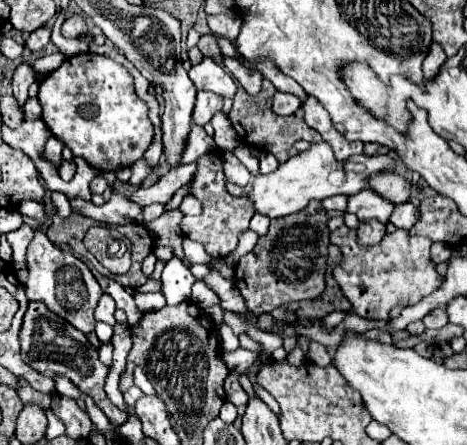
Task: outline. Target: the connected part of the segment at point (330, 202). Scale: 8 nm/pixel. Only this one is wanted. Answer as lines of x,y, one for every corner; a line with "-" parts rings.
336,195
336,197
328,197
322,201
326,209
338,209
338,211
346,211
346,203
348,203
348,197
344,195

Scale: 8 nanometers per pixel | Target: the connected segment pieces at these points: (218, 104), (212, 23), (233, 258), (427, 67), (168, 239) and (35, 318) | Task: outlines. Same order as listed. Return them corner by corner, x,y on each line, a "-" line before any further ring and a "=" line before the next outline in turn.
200,91
198,97
196,97
192,121
194,121
196,125
206,125
218,109
222,109
222,97
220,97
220,95
206,93
206,91
=
226,13
226,15
208,15
208,27
214,33
220,33
224,37
228,37
230,41
238,37
242,19
236,13
=
246,229
246,231
240,235
240,245
238,245
238,249
236,249
232,255
228,255
226,261
234,267
236,261
238,261
242,255
246,255
250,249
254,249
256,241
258,241
258,233
252,231
252,229
=
432,43
430,53
428,53
428,57
424,59
424,63
422,63
424,79
426,79
426,81
434,79
434,75
438,75
438,71
440,71
440,67
442,67
444,61
446,61
446,55
444,55
442,47
440,47
438,43
=
172,209
166,211
162,217
158,217
152,223
146,223
146,229
150,231
152,239
156,245
166,245
174,249
174,255
184,259
184,251
182,247
182,229
180,229
180,221
182,221
184,213
180,209
=
30,301
28,311
24,315
22,329
20,329
20,345
22,345
22,359
32,369
40,371
46,377
66,375
84,395
90,395
94,399
94,403
106,413
106,417
114,425
120,425
126,421
128,413
120,411
116,405
112,405
104,393
104,381
106,381
110,367
100,361
98,349
86,339
86,335
82,331
78,331
76,327
70,327
70,323
66,323
62,317
54,315
44,303

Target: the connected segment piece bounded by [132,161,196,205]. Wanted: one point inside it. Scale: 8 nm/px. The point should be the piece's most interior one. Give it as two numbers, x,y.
165,187

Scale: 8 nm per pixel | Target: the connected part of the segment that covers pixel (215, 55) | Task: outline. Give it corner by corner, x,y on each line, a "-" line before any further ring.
202,35
200,41
198,41
198,49
200,49
200,53
204,57
212,57
212,59
216,59
220,63
220,47
218,47
218,43
216,43
214,37

